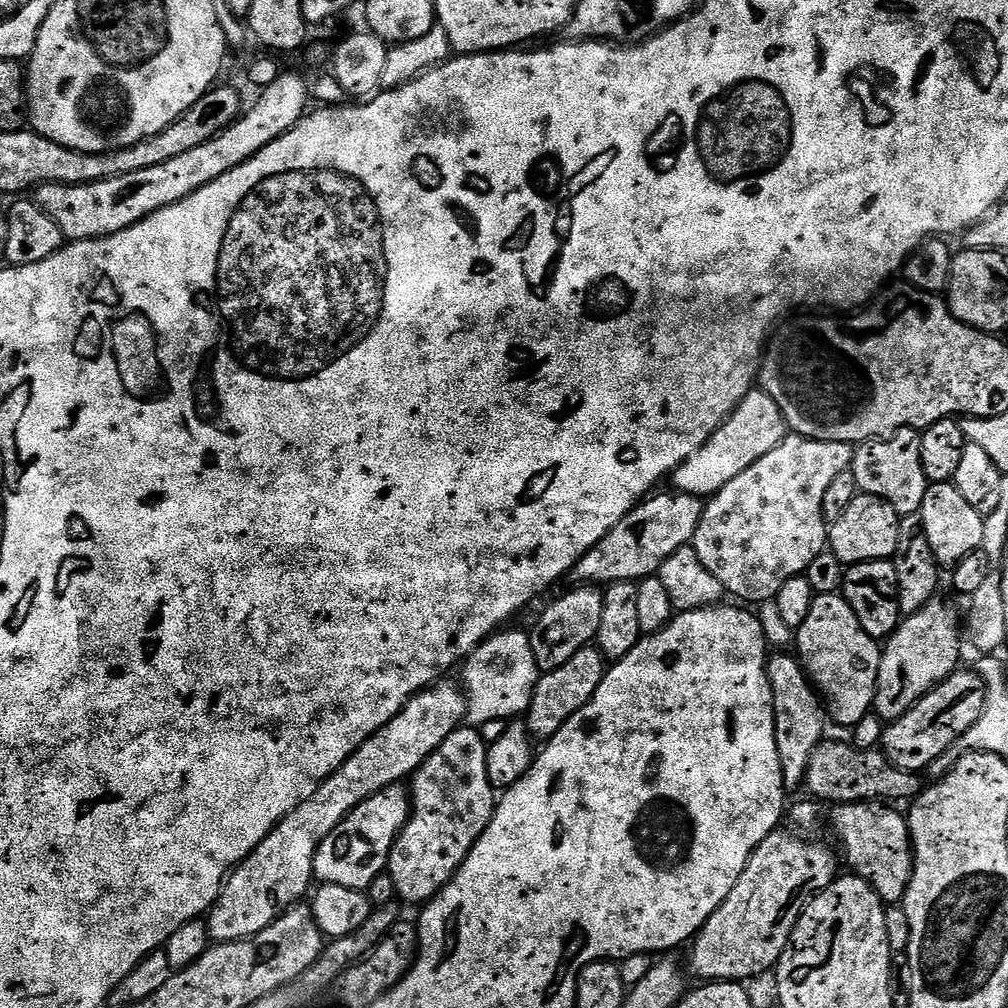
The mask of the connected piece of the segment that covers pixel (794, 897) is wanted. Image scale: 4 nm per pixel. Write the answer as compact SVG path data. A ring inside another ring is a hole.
M777 830L771 832L771 834L753 850L752 856L746 862L746 866L734 886L734 890L730 890L730 894L722 902L722 906L718 906L718 910L714 910L714 914L704 923L703 928L696 933L694 939L691 941L690 949L692 948L692 953L688 956L688 964L692 967L694 975L701 976L701 981L748 982L751 976L760 976L763 972L771 973L773 969L775 969L776 963L780 960L780 956L784 953L785 946L788 945L788 940L792 936L792 927L796 925L798 918L804 913L804 908L807 906L809 900L817 896L823 888L829 888L833 880L837 879L838 871L836 872L836 860L838 864L838 856L835 851L832 853L824 844L811 844L811 842L808 841L811 839L805 838L803 835L793 834L791 831L788 831L789 833L784 831L785 830Z

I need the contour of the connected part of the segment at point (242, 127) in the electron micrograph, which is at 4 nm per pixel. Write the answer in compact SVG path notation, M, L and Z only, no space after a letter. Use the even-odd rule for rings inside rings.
M282 74L257 96L260 97L256 105L249 112L247 109L240 119L219 132L213 140L194 146L194 150L186 150L186 154L178 154L178 158L170 158L170 162L162 162L162 166L150 166L150 170L134 170L134 174L122 174L89 184L41 184L34 192L36 204L50 218L54 218L54 222L58 222L68 242L96 240L134 226L150 214L184 200L191 192L197 192L202 186L214 182L222 174L258 154L258 150L270 146L270 142L303 120L310 108L303 75Z

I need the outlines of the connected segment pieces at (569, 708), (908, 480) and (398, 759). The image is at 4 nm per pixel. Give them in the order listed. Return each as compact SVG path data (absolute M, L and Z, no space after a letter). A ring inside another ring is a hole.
M589 646L578 650L578 654L574 654L574 658L566 662L566 666L558 666L558 670L543 673L540 681L536 683L534 698L526 713L526 727L529 736L540 742L551 740L571 716L578 714L578 710L582 710L586 702L590 702L594 690L598 690L602 682L605 671L604 655L600 653L599 648Z
M899 428L887 438L866 440L852 453L852 466L850 471L854 474L857 489L863 495L873 496L890 506L894 506L896 513L903 517L914 516L919 513L922 498L926 498L928 479L922 470L922 450L920 449L921 433L914 428Z
M437 682L412 696L410 702L382 726L348 761L309 798L286 818L255 848L225 879L220 896L206 916L209 937L213 941L229 944L235 940L249 940L270 926L289 908L299 905L309 895L314 884L314 858L318 846L366 798L384 791L391 784L407 781L450 738L455 728L465 723L467 699L459 687Z

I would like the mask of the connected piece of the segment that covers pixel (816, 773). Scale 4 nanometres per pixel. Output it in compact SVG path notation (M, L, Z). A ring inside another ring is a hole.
M830 740L817 746L810 758L808 773L804 778L809 797L820 802L829 800L829 805L835 806L861 802L896 802L892 800L912 802L920 795L921 777L915 772L903 772L901 768L895 768L885 759L883 751L864 752L851 743L839 744L836 740Z

